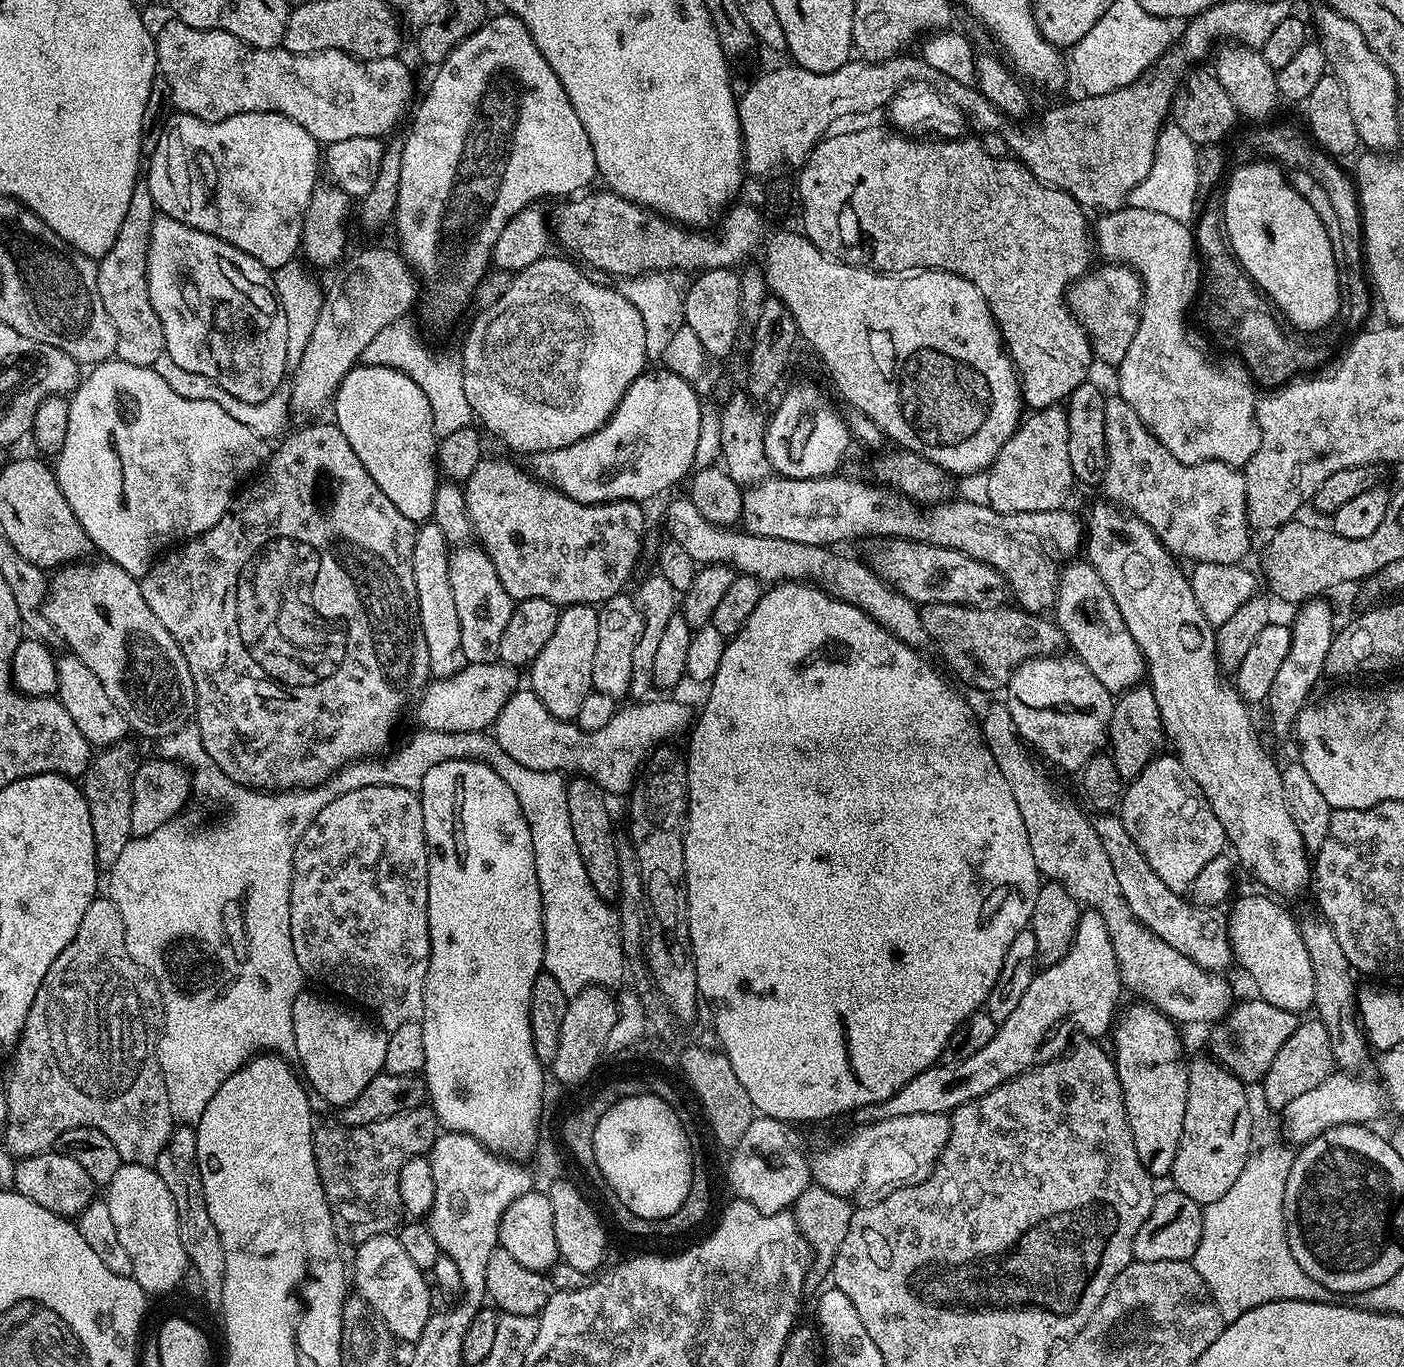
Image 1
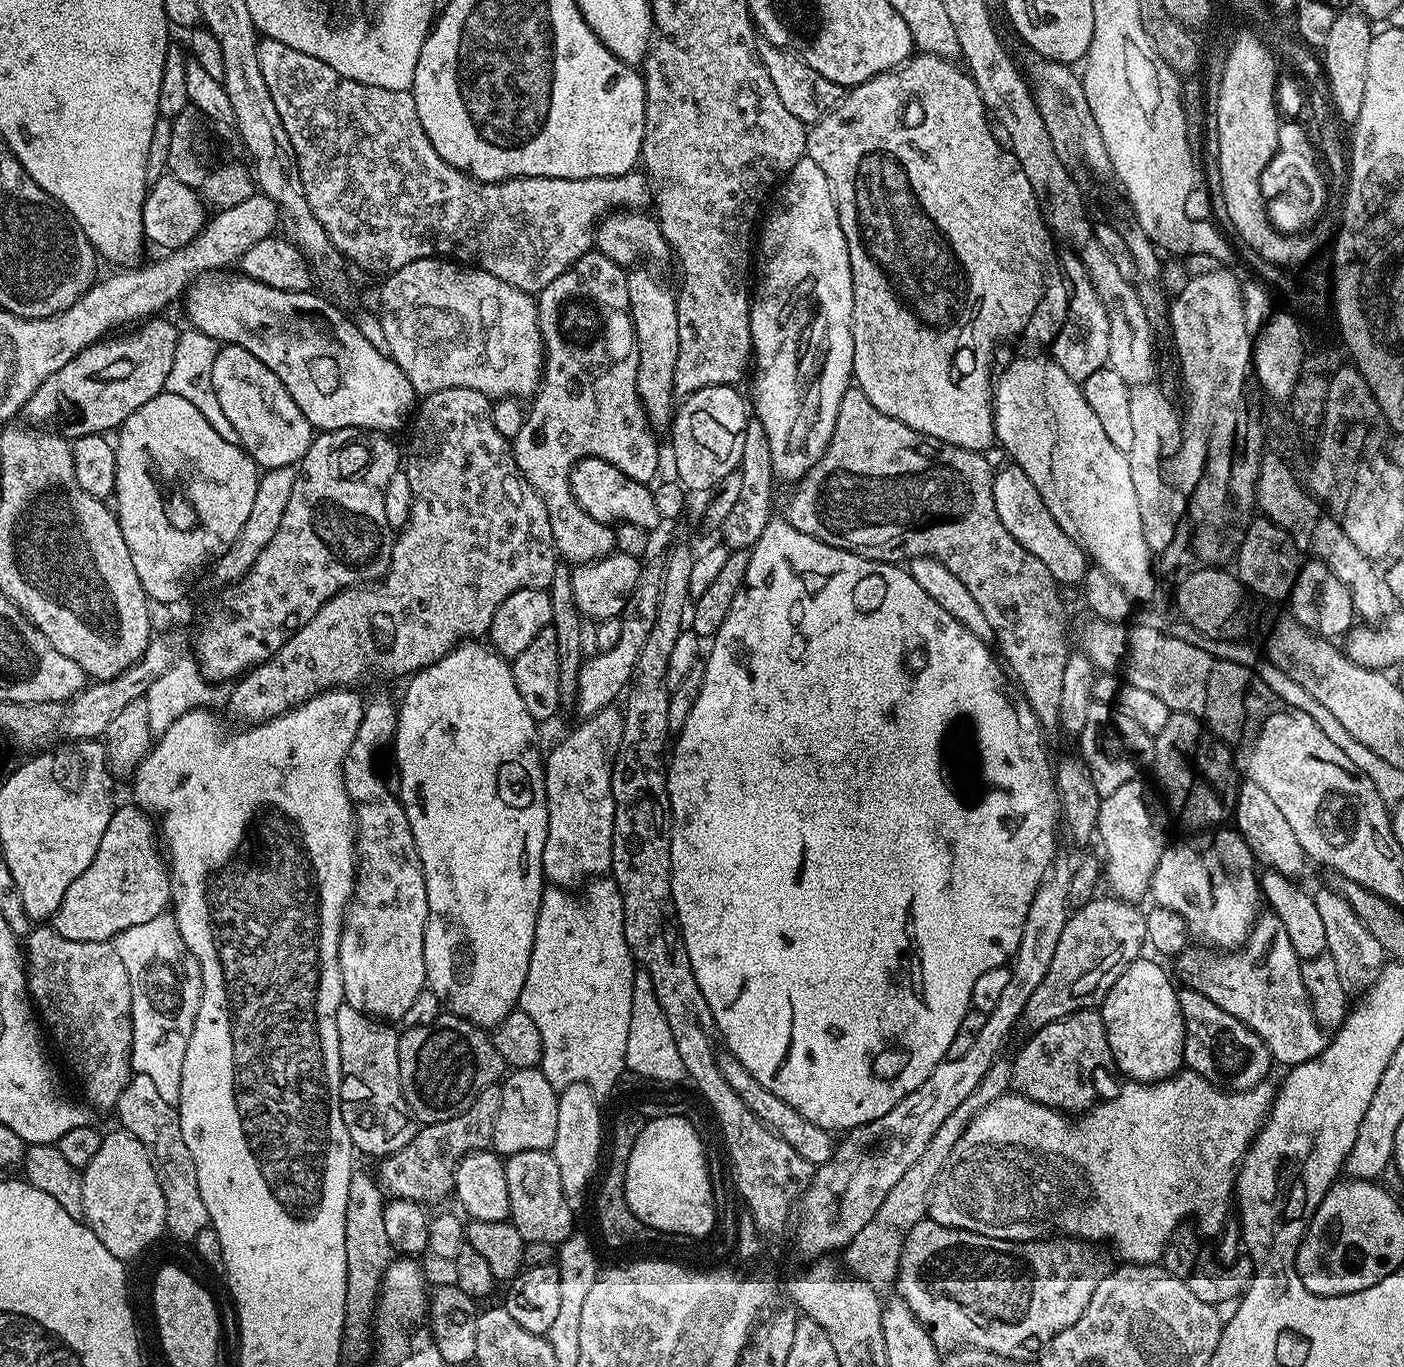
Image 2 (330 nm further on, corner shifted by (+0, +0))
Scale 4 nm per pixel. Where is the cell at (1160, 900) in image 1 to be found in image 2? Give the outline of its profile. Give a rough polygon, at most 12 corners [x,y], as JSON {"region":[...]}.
{"region":[[1268,910],[1242,950],[1204,946],[1175,975],[1252,1028],[1277,1065],[1318,1058],[1326,1032],[1300,955]]}

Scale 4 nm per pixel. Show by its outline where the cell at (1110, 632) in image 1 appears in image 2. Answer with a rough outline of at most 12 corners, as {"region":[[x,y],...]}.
{"region":[[1011,462],[992,477],[1002,526],[1056,583],[1079,585],[1090,561]]}

